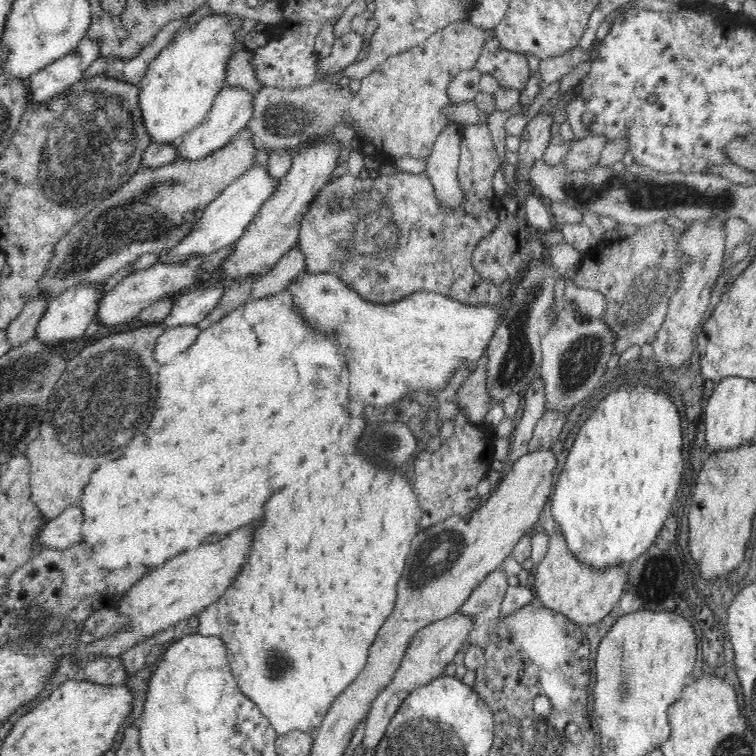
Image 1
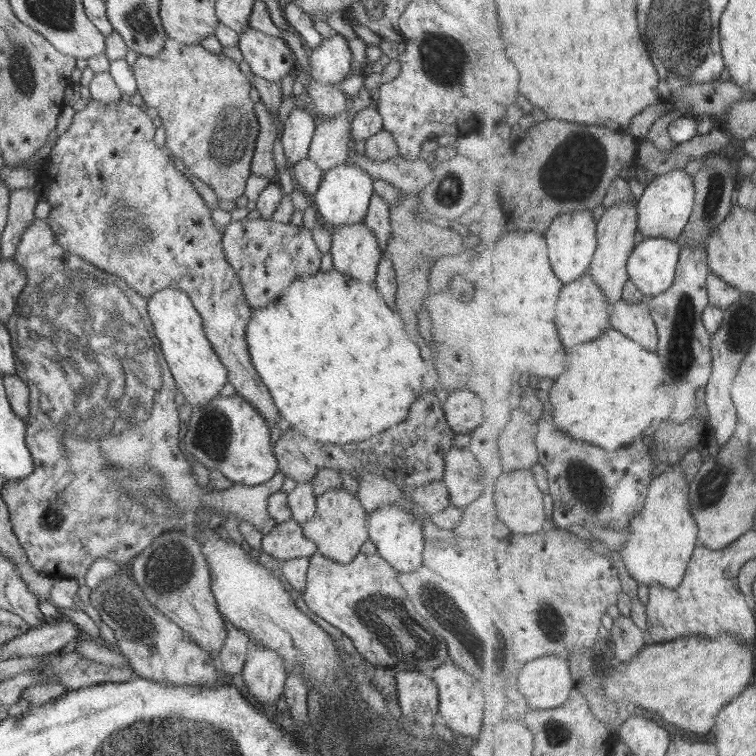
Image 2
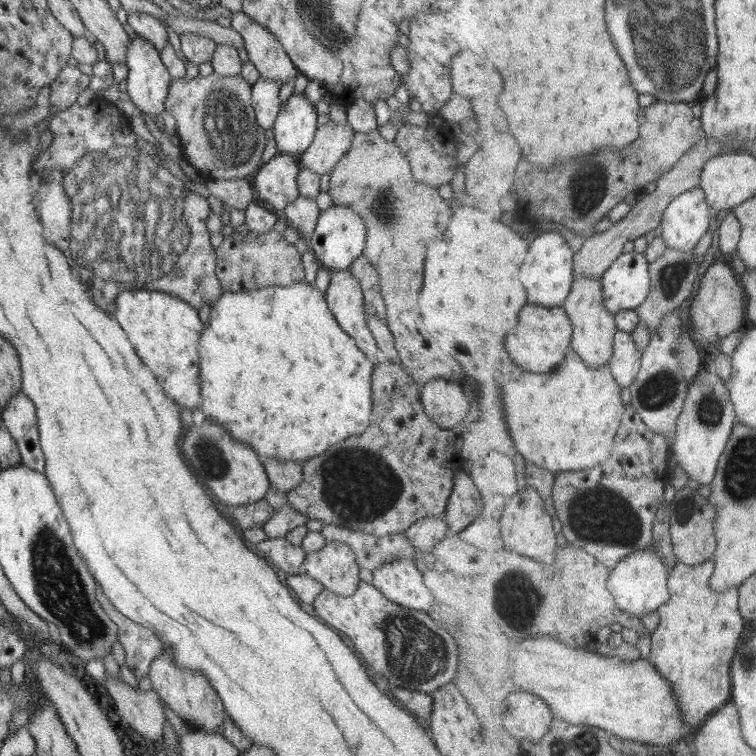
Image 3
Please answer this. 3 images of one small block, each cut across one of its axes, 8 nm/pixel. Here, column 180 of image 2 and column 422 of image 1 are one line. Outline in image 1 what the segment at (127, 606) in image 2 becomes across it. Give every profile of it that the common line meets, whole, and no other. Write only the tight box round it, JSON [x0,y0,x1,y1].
[361,610,474,749]

